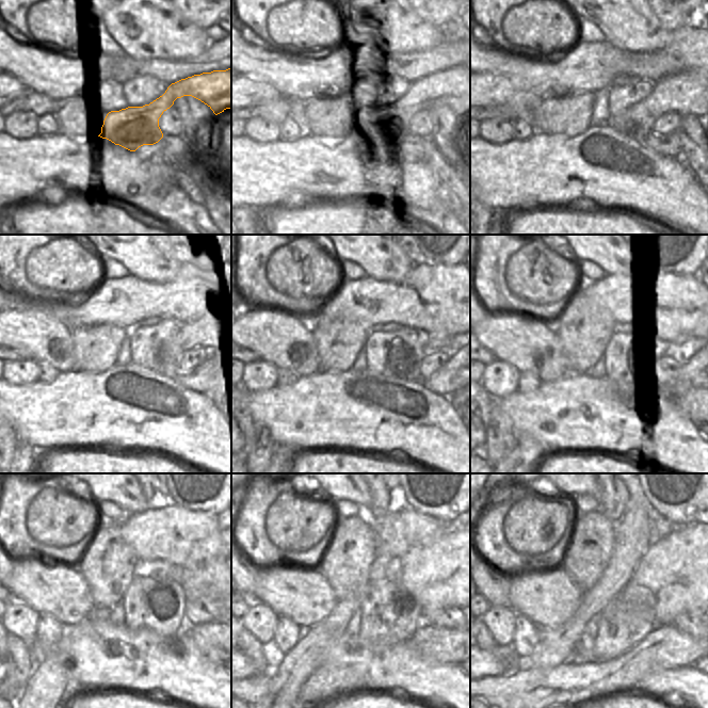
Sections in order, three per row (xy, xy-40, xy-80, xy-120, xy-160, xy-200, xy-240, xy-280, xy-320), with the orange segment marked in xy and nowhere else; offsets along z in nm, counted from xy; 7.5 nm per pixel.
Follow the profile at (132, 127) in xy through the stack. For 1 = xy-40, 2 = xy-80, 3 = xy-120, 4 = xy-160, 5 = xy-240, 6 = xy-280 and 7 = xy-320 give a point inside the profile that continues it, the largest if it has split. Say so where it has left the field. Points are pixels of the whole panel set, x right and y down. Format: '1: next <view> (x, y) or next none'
1: next xy-40 (388, 124)
2: next xy-80 (687, 93)
3: next xy-120 (207, 334)
4: next xy-160 (406, 361)
5: next xy-240 (166, 602)
6: next xy-280 (400, 605)
7: next xy-320 (639, 602)

